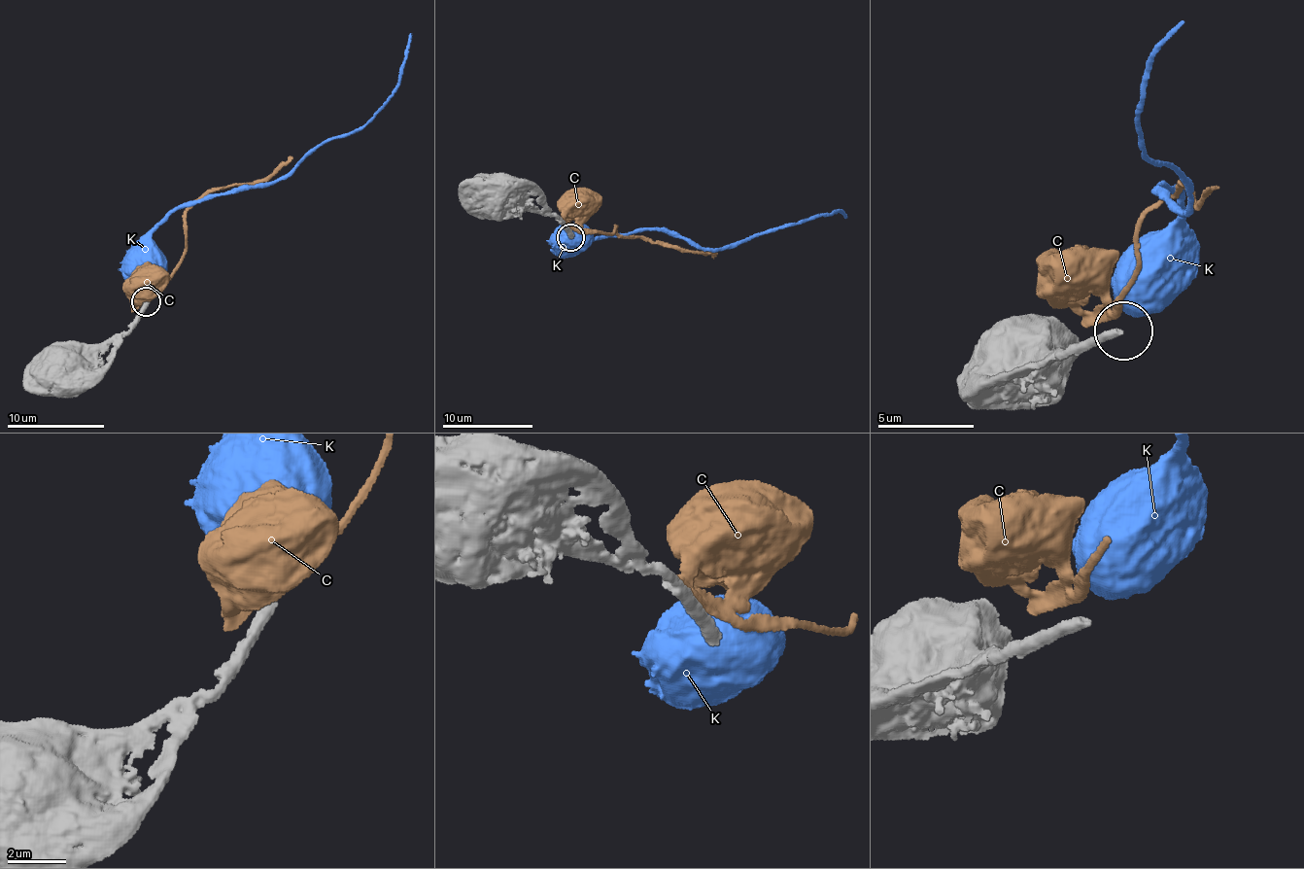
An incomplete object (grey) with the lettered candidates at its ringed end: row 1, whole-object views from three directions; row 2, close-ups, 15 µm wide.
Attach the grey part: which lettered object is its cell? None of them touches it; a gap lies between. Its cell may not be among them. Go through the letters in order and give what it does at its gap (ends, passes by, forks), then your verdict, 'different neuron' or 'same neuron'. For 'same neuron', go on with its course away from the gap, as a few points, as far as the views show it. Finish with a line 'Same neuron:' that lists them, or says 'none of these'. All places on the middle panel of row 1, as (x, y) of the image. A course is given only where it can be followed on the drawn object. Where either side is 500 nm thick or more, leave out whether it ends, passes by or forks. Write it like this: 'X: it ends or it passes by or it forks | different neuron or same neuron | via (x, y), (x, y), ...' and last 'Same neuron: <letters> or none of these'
C: it passes by | different neuron
K: different neuron
Same neuron: none of these

